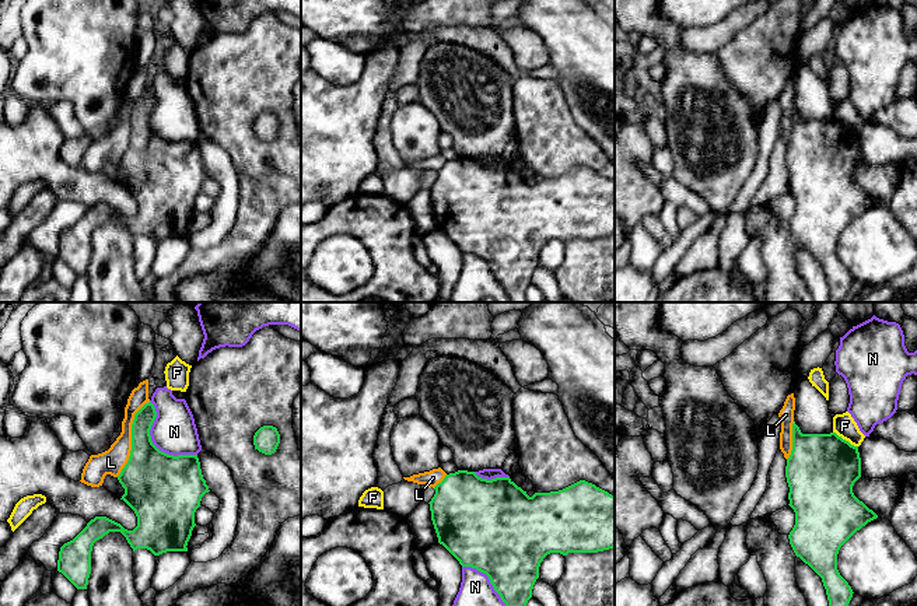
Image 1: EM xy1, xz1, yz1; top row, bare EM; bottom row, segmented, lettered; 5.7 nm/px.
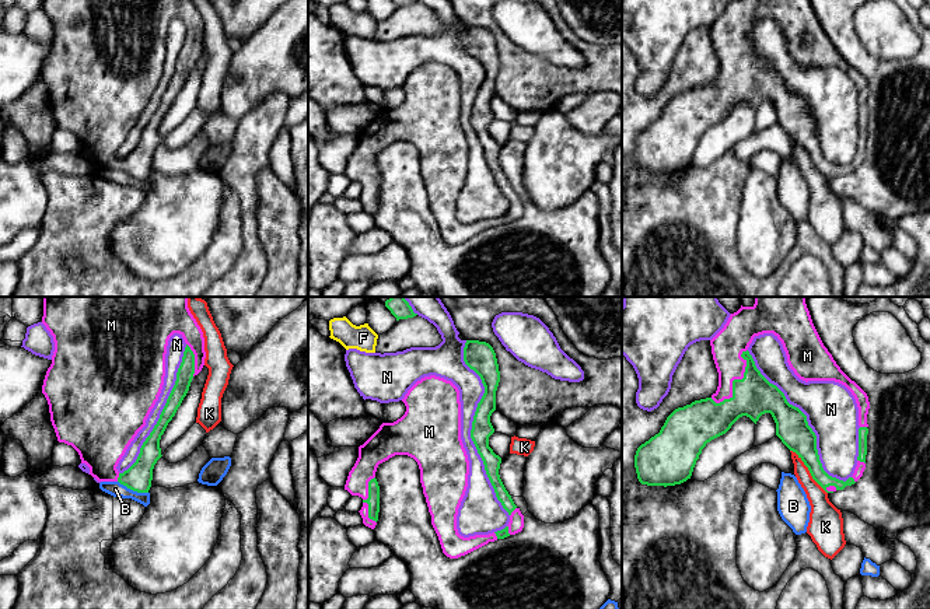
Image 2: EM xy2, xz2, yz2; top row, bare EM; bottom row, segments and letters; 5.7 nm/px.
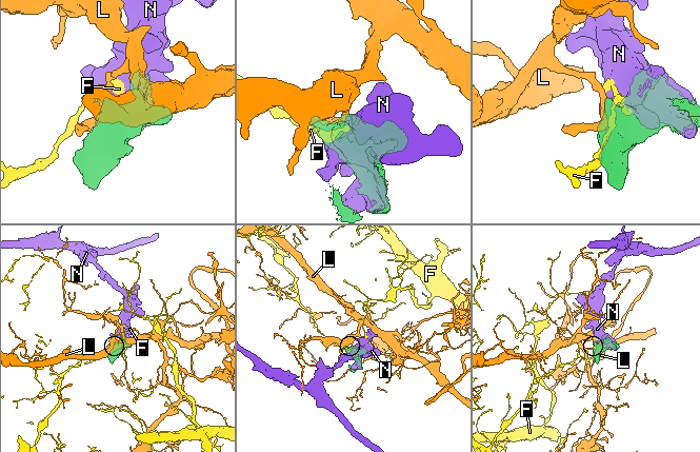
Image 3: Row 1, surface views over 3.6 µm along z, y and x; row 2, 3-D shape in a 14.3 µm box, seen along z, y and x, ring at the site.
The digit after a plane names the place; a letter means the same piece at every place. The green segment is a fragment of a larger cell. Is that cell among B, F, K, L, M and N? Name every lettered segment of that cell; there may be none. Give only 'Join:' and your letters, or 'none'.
Join: M

